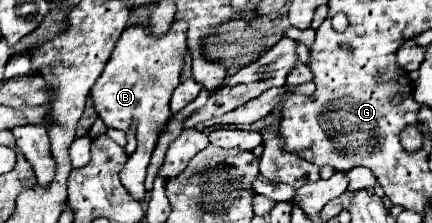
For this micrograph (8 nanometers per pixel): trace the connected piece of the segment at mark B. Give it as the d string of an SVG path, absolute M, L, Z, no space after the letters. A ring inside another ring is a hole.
M136 24L128 26L120 40L116 42L116 48L102 72L102 76L96 80L92 88L92 100L98 110L98 116L104 120L108 128L128 130L132 124L138 126L136 140L138 148L128 158L124 168L120 170L120 180L124 188L132 194L134 200L142 202L146 198L144 178L146 178L146 166L150 162L152 150L156 146L156 140L160 136L160 126L168 122L170 112L170 96L174 88L180 84L180 72L184 64L186 54L186 26L176 30L172 26L170 32L164 36L154 36L148 26Z

